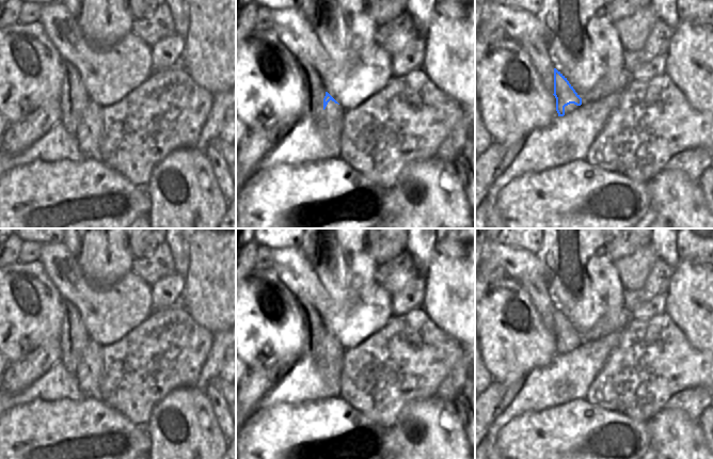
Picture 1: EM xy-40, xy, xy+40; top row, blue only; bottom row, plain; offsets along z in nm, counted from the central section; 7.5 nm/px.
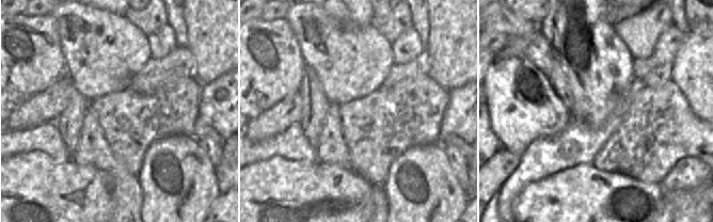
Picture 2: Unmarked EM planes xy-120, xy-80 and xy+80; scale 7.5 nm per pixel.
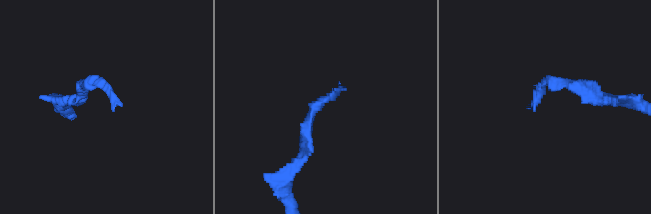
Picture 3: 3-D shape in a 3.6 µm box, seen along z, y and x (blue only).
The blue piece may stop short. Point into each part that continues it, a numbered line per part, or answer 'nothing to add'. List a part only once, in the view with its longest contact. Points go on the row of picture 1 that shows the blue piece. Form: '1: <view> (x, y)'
1: xy+40 (570, 108)

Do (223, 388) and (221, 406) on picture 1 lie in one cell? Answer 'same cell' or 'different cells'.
different cells

